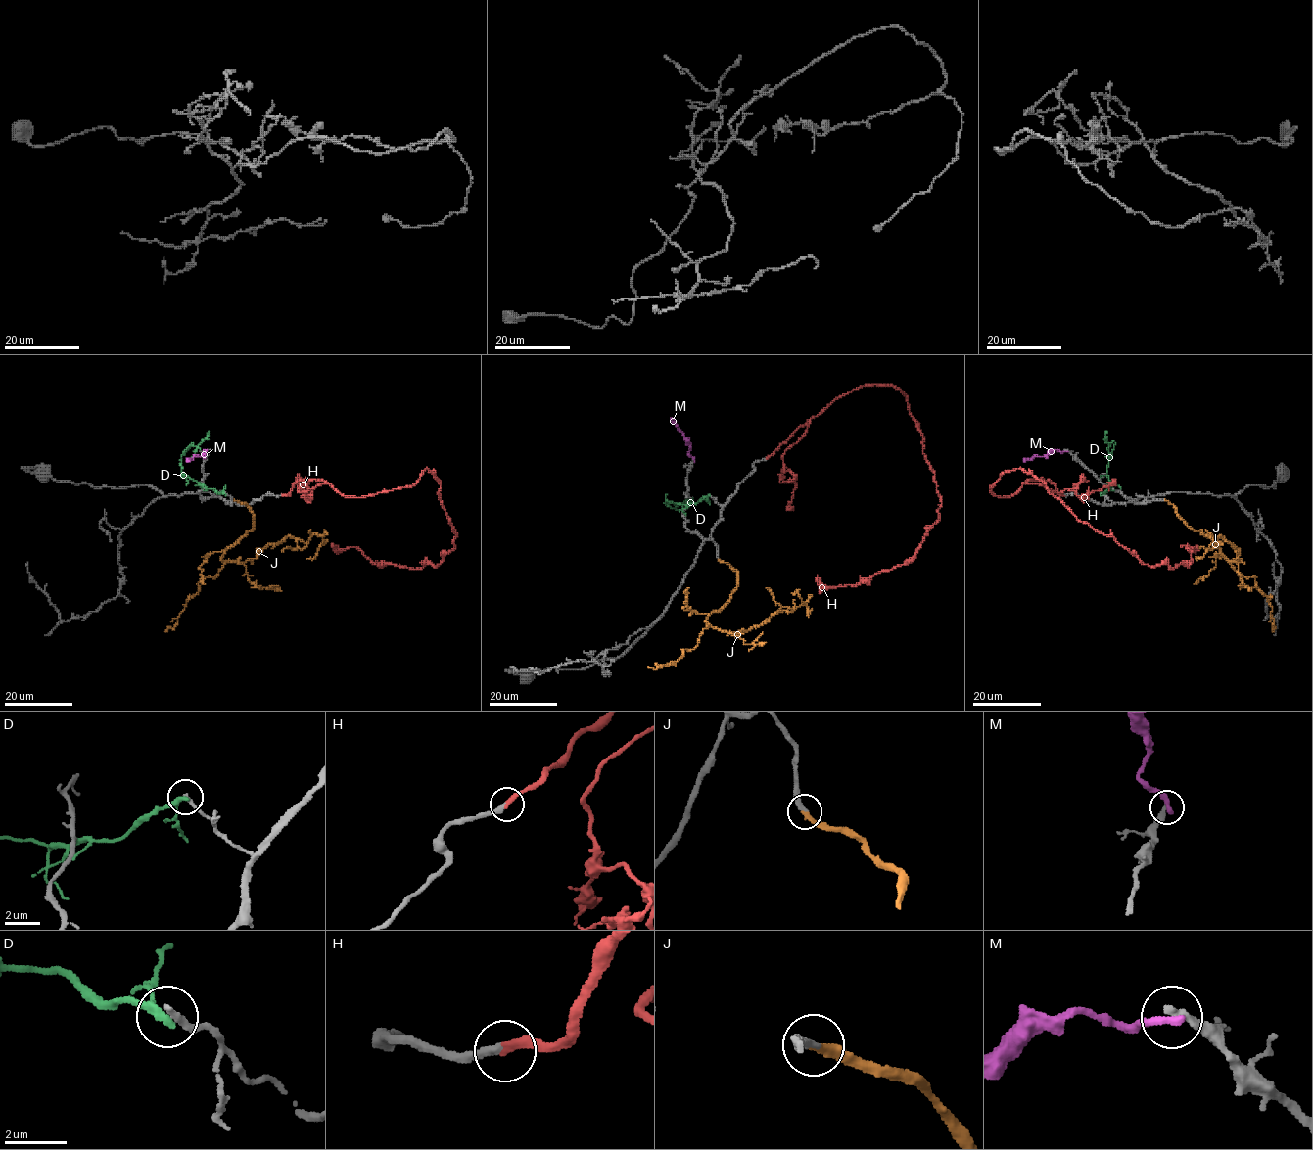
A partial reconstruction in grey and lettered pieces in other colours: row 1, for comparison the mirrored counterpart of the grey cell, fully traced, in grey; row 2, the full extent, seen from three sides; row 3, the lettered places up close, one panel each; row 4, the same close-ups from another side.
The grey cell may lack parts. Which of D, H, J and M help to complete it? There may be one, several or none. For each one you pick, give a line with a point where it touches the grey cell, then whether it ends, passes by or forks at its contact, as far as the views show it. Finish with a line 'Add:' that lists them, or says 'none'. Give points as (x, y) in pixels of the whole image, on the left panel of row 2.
H: Touches grey at (282, 495). It ends there
J: Touches grey at (234, 500). It ends there
Add: H, J

